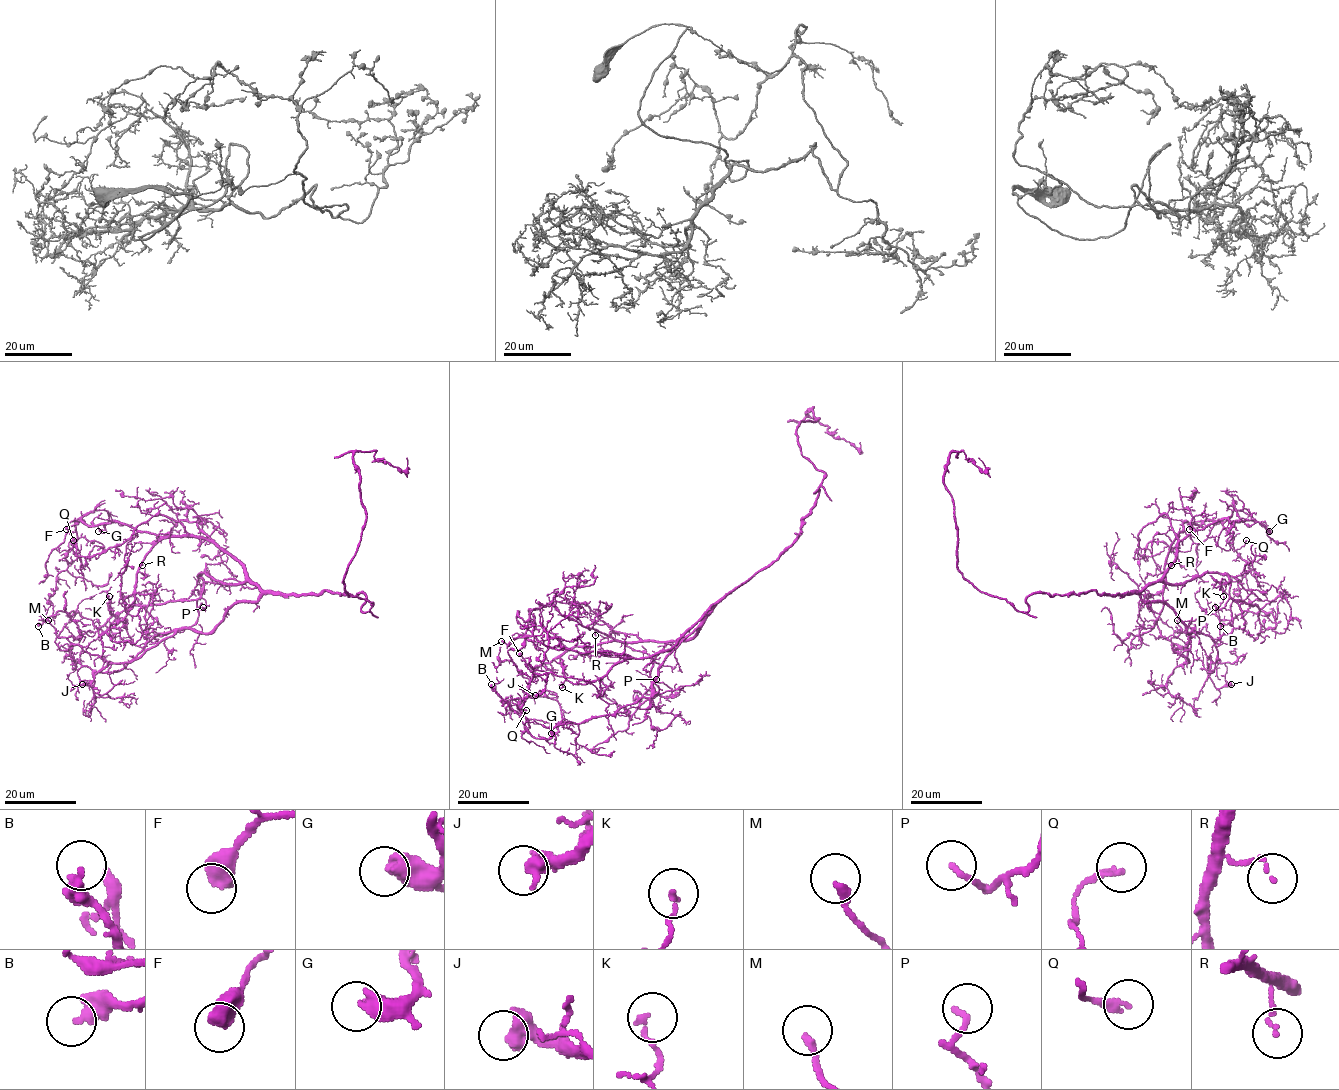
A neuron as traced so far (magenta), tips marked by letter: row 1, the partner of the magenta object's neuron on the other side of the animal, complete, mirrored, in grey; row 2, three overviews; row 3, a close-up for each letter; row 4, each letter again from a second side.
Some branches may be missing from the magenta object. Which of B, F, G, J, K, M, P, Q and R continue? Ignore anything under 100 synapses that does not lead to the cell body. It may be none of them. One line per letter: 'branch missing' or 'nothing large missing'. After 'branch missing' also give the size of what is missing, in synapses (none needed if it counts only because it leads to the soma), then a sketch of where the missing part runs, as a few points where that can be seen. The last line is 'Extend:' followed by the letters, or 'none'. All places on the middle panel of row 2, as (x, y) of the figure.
B: nothing large missing
F: nothing large missing
G: nothing large missing
J: nothing large missing
K: nothing large missing
M: nothing large missing
P: nothing large missing
Q: nothing large missing
R: nothing large missing
Extend: none

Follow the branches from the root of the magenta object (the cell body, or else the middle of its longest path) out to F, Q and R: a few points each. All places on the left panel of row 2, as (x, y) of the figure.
F: (310, 594), (265, 593), (237, 561), (204, 539), (157, 536), (117, 522), (88, 525), (73, 520), (66, 529)
Q: (310, 594), (265, 593), (204, 539), (80, 520), (73, 540)
R: (310, 594), (265, 593), (229, 555), (211, 542), (193, 536), (164, 536), (148, 553), (142, 565)

